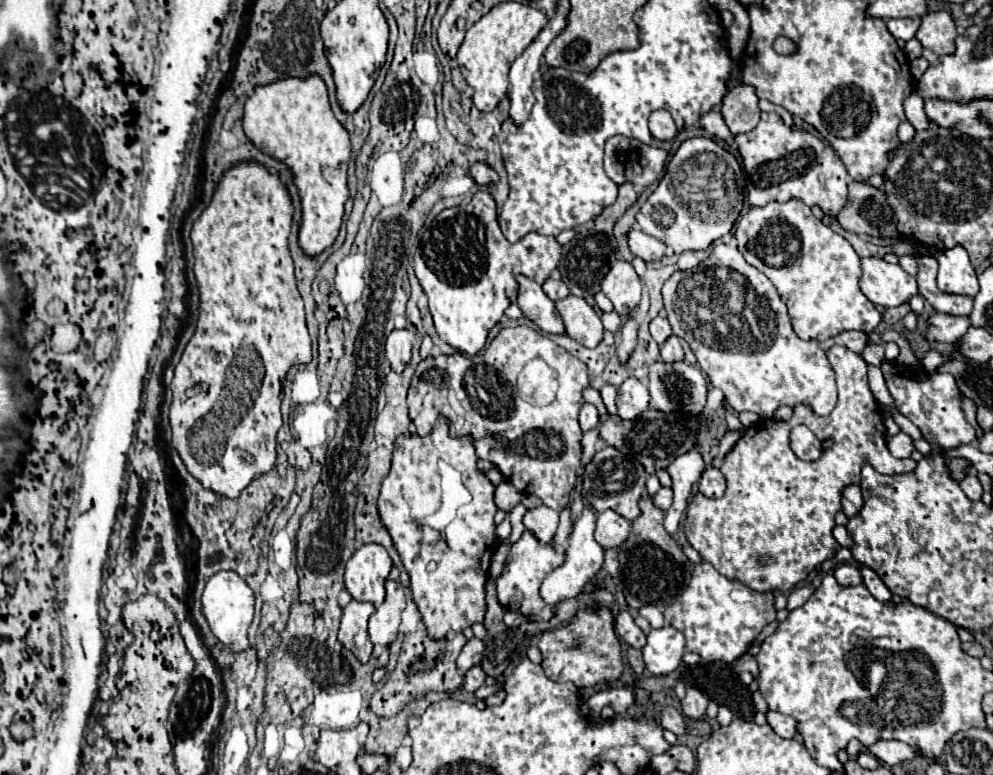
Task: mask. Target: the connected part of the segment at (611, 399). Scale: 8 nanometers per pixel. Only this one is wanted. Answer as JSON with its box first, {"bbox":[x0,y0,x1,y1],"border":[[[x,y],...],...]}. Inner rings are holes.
{"bbox":[600,384,618,416],"border":[[[606,384],[606,386],[600,390],[600,394],[602,394],[602,400],[604,400],[604,406],[606,406],[608,414],[610,414],[610,416],[618,414],[618,408],[616,408],[616,396],[618,396],[618,390],[616,390],[616,386]]]}

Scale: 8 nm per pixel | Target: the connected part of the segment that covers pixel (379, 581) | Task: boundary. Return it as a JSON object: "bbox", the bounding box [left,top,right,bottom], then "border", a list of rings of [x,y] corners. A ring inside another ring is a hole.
{"bbox":[346,544,392,606],"border":[[[364,544],[346,562],[346,590],[354,600],[380,606],[384,602],[384,582],[390,570],[392,560],[384,546]]]}

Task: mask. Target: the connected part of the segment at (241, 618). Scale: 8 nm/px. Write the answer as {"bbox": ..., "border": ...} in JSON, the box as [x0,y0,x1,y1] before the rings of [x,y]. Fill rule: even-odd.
{"bbox":[202,572,254,652],"border":[[[236,572],[214,574],[202,594],[202,612],[214,632],[214,636],[234,652],[248,650],[248,628],[254,618],[254,592]]]}

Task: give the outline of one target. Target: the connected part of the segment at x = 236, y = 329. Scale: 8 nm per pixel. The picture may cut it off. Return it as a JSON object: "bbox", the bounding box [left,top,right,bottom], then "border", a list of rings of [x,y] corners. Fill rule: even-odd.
{"bbox":[170,164,312,498],"border":[[[240,164],[232,170],[228,170],[214,196],[210,206],[202,212],[202,216],[196,220],[194,228],[192,228],[192,242],[194,242],[194,258],[196,258],[196,266],[194,266],[194,274],[198,280],[198,288],[200,288],[200,318],[198,318],[198,326],[196,326],[196,334],[190,338],[190,342],[186,344],[186,350],[174,370],[174,380],[172,380],[172,403],[170,406],[170,426],[172,426],[172,444],[176,448],[180,458],[184,460],[188,472],[202,482],[204,488],[218,492],[222,496],[228,498],[236,498],[256,476],[270,472],[276,464],[276,432],[282,426],[282,416],[280,416],[280,404],[282,404],[282,384],[284,384],[284,376],[288,372],[288,368],[292,364],[304,364],[312,360],[312,352],[310,352],[310,336],[308,336],[308,328],[306,328],[306,320],[304,320],[304,302],[298,294],[296,288],[296,278],[294,278],[294,264],[290,258],[290,250],[288,250],[288,234],[290,234],[290,224],[292,224],[292,202],[290,196],[286,192],[286,188],[280,184],[280,180],[272,174],[268,174],[262,166],[258,164]],[[244,454],[252,454],[254,462],[246,464],[244,462]]]}

